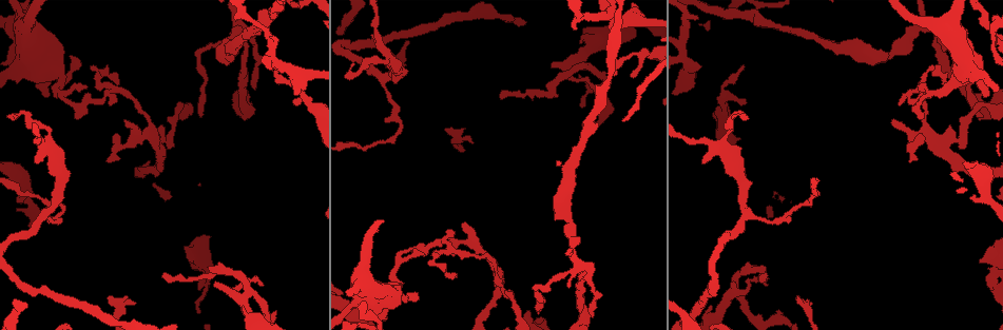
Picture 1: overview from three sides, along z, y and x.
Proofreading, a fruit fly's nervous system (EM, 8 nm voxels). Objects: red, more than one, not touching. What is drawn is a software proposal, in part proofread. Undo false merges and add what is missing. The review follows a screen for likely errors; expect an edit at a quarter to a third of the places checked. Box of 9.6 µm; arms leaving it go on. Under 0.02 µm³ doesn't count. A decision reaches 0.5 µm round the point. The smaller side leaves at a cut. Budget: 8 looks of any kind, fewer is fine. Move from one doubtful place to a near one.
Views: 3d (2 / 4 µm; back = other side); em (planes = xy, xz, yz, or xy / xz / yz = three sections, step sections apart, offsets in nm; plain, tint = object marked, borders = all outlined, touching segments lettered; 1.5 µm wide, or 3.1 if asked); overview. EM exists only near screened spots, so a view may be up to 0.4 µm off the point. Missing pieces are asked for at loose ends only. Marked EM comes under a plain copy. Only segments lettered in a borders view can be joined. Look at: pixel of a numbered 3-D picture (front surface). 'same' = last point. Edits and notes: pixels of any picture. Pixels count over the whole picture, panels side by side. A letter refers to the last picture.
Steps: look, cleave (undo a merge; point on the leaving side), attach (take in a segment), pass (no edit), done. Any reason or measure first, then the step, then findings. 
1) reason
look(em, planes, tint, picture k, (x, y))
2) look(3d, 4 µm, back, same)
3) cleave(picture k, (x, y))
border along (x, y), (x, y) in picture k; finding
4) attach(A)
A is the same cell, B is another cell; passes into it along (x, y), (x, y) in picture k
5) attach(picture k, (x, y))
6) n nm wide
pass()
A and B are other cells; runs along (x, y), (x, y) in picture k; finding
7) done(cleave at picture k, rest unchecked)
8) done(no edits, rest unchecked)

sudden change in width
look(3d, 2 µm, picture 1, (246, 293))

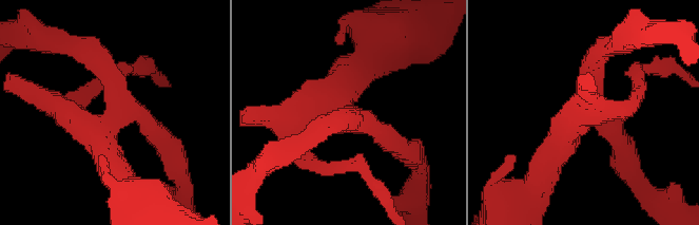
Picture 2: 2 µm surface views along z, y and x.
look(em, planes, borders, picture 2, (120, 111))

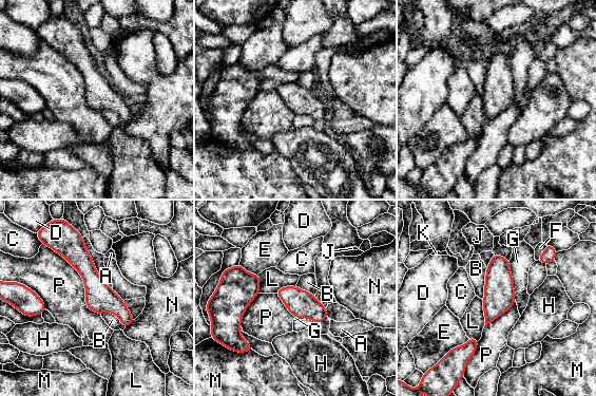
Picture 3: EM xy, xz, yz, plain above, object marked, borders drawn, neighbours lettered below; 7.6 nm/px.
pass()
A, B, C, D, E, F, G, H, J, K, L, M, N and P are other cells; continuous, no second neuron

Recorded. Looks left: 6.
free end
look(em, xy, step 4, borders, picture 1, (200, 287))

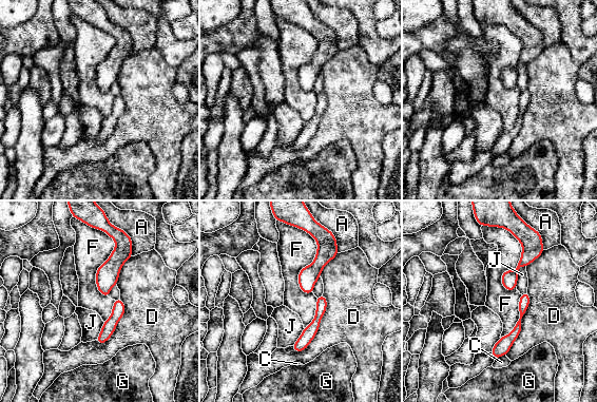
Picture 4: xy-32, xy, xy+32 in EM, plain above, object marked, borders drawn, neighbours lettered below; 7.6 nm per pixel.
another direction
look(em, planes, borders, same)

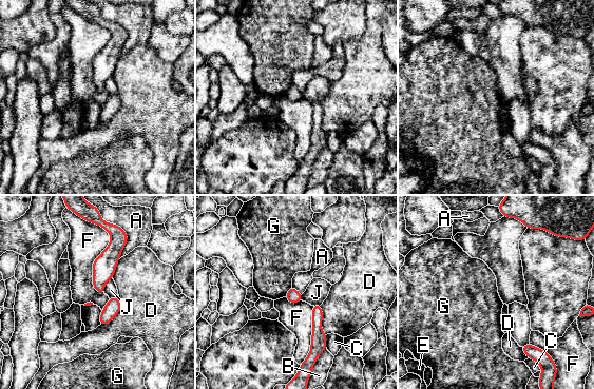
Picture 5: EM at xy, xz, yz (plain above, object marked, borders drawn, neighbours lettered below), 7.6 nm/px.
F touches over 550 nm
pass()
A, B, C, D, E, F, G and J are other cells; border along (125, 230), (128, 240), (119, 258) in picture 5; none of them fits

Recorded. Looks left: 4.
look(3d, 4 µm, picture 1, (348, 307))

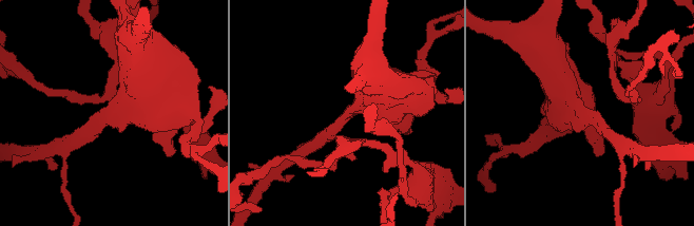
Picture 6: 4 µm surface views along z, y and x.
arms of 200, 700 nm
look(em, xz, step 8, tint, picture 6, (347, 114))

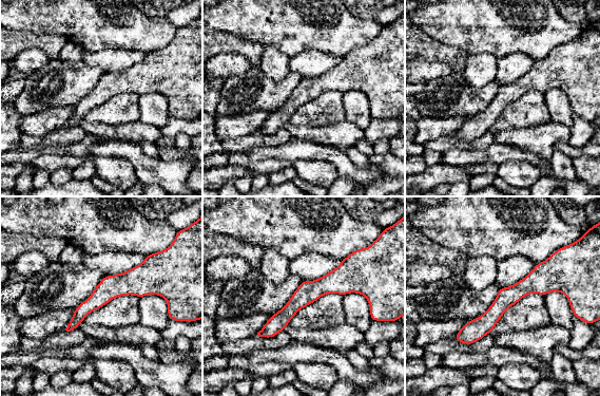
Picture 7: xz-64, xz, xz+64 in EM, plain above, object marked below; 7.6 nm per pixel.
cut it another way
look(em, xy, step 8, borders, same)

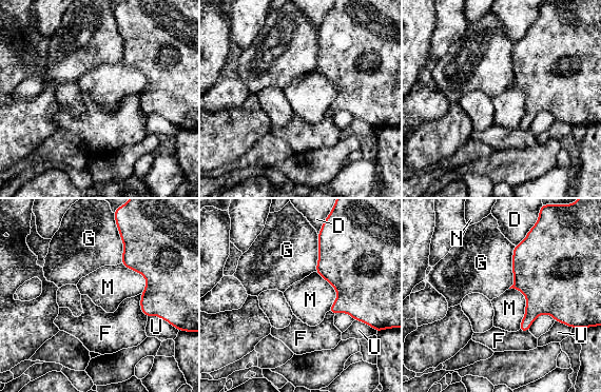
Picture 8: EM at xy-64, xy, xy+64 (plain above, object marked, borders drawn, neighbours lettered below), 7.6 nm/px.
pass()
D, F, G, M, N and U are other cells; one neuron here

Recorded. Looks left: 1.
done(no edits, rest unchecked)

